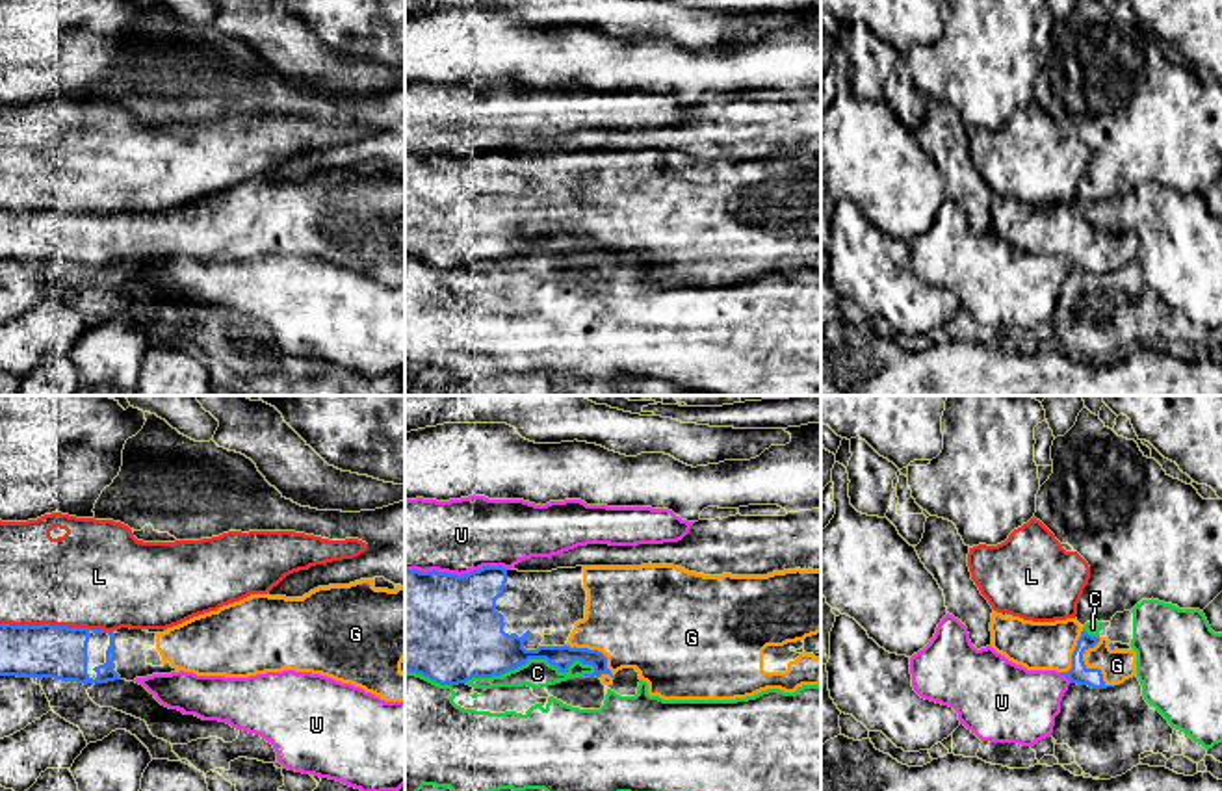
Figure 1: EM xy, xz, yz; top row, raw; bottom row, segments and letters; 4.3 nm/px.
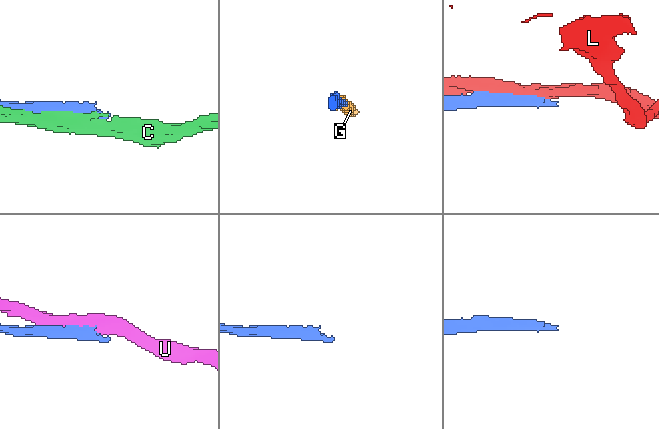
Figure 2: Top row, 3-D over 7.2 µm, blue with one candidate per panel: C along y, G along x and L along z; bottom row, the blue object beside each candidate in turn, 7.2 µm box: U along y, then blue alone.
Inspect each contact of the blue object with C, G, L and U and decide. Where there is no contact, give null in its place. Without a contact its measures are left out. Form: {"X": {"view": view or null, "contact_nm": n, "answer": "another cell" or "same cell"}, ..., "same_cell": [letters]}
{"C": {"view": "xz", "contact_nm": 550, "answer": "another cell"}, "G": {"view": "xz", "contact_nm": 260, "answer": "same cell"}, "L": {"view": "xy", "contact_nm": 380, "answer": "another cell"}, "U": {"view": "xz", "contact_nm": 440, "answer": "another cell"}, "same_cell": ["G"]}

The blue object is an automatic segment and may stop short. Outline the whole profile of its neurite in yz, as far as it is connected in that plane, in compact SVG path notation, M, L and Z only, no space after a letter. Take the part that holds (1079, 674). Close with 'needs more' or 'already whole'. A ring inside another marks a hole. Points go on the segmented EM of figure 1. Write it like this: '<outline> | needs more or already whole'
M992 613L992 648L1027 670L1057 670L1070 683L1107 689L1137 676L1137 652L1088 635L1077 618L1033 622Z | needs more

